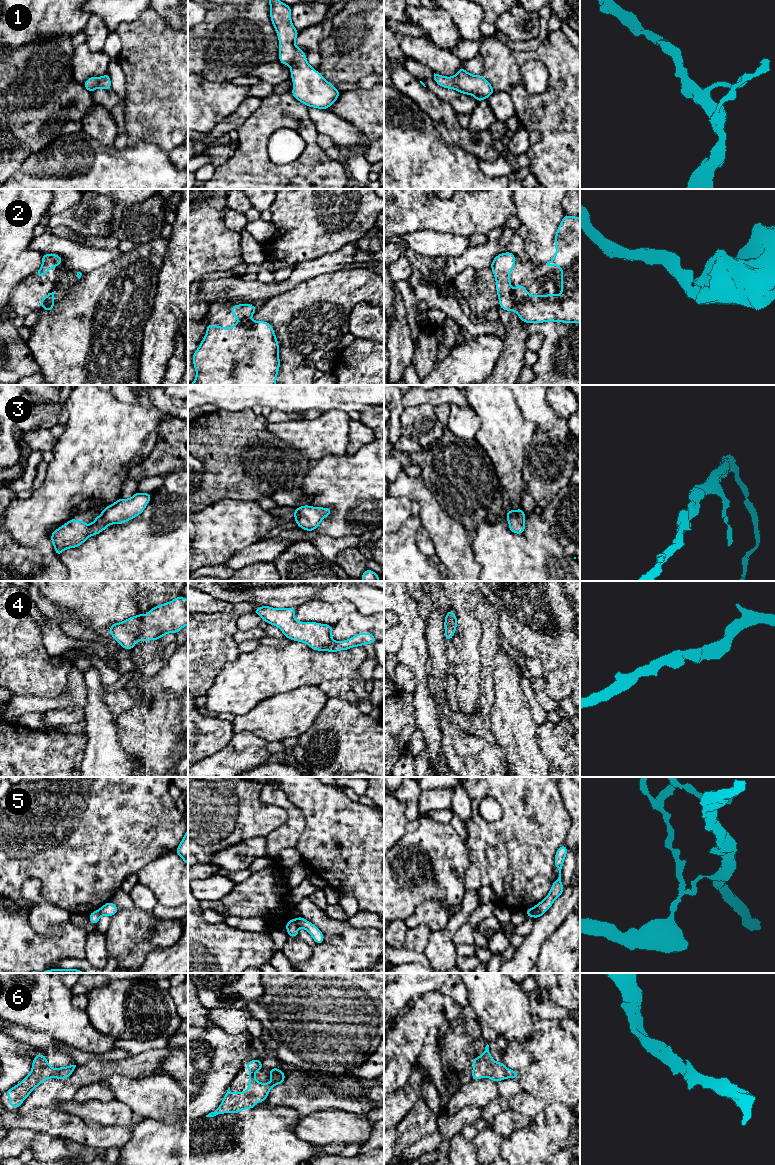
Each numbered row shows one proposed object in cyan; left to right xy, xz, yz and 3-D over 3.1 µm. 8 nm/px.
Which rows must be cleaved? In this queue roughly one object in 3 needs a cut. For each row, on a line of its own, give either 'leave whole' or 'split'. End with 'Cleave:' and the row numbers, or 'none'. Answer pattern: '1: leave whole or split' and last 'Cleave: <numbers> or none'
1: leave whole
2: leave whole
3: leave whole
4: leave whole
5: split
6: leave whole
Cleave: 5

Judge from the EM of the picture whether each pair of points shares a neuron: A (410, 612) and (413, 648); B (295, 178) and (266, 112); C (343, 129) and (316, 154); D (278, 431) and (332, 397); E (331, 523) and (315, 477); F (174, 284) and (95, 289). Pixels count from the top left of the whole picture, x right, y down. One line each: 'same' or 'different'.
A: same
B: same
C: different
D: different
E: same
F: different

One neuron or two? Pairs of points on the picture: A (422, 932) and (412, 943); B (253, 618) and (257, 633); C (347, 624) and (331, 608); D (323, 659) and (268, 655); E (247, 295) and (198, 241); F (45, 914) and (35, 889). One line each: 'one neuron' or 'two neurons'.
A: one neuron
B: two neurons
C: two neurons
D: one neuron
E: two neurons
F: one neuron

